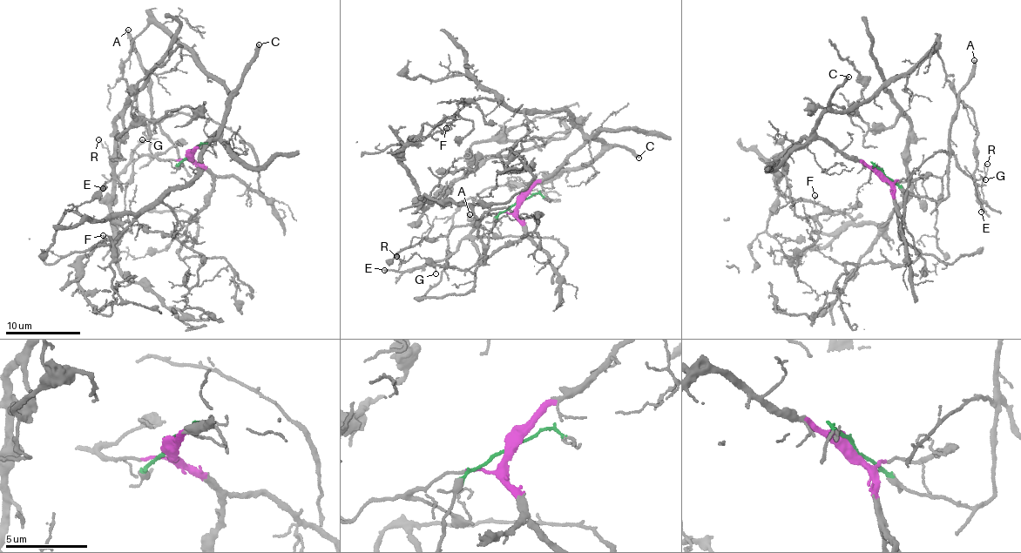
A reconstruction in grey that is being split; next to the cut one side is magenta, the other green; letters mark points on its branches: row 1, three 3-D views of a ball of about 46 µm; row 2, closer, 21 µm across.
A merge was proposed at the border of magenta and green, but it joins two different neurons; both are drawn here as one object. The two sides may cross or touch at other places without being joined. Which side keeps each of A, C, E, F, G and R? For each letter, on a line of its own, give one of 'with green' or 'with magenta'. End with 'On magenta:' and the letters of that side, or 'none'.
A: with green
C: with magenta
E: with green
F: with magenta
G: with green
R: with green
On magenta: C, F

